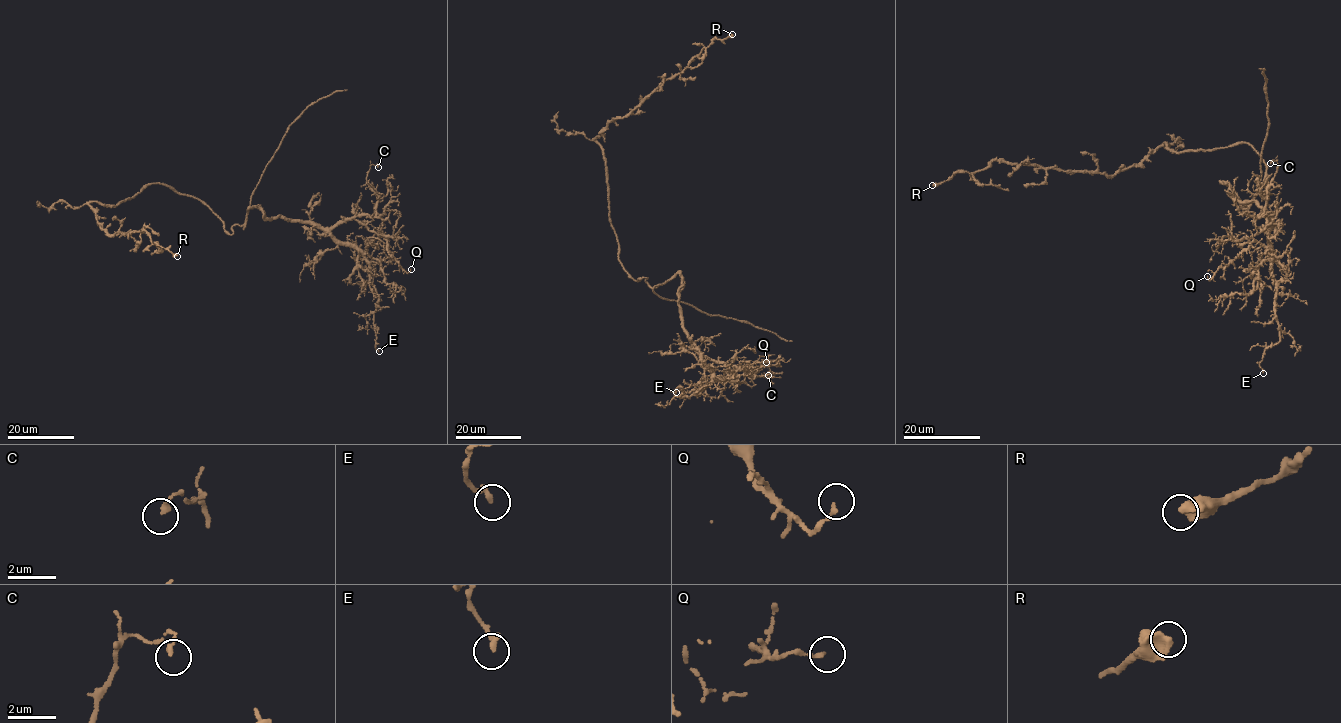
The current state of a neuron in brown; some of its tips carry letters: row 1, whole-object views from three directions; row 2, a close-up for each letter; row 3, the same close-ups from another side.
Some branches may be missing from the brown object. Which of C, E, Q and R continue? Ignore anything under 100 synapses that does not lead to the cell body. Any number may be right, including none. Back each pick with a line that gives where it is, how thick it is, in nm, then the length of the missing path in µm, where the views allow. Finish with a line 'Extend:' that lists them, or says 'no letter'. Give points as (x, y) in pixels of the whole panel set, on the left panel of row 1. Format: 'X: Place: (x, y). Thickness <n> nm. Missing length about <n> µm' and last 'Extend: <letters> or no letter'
Extend: no letter

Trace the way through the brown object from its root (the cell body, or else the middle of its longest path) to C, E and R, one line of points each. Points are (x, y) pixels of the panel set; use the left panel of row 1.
C: (184, 195), (204, 202), (229, 234), (256, 207), (269, 219), (330, 228), (375, 215), (367, 177), (378, 167)
E: (184, 195), (204, 202), (229, 234), (258, 207), (269, 219), (315, 225), (361, 253), (378, 298), (379, 351)
R: (184, 195), (152, 184), (115, 205), (89, 203), (98, 223), (108, 234), (146, 231), (152, 242), (177, 256)

